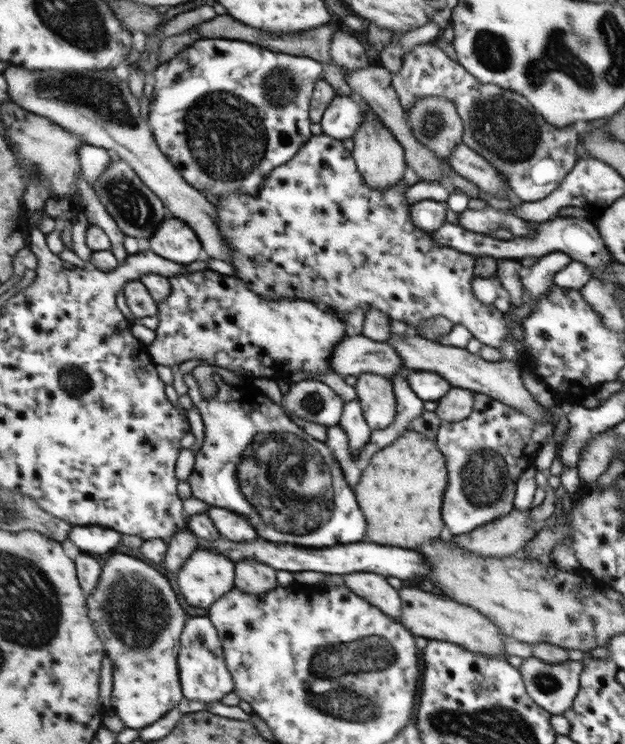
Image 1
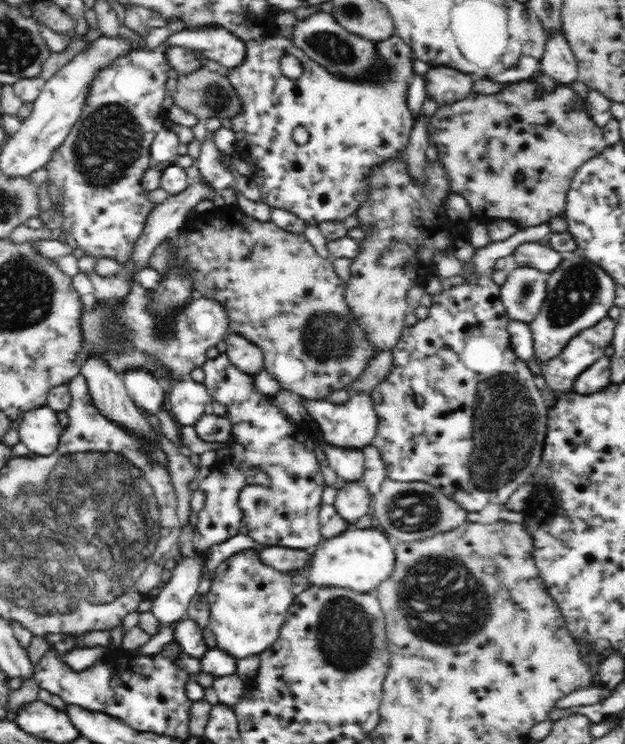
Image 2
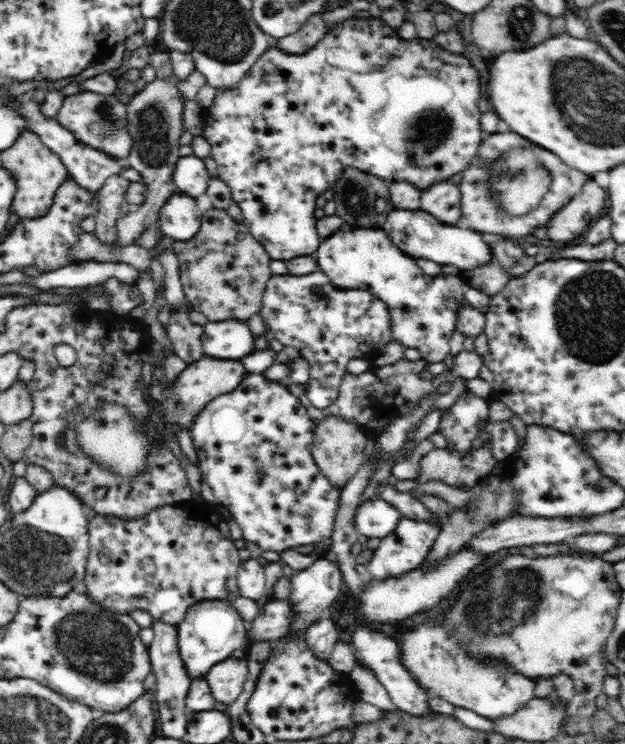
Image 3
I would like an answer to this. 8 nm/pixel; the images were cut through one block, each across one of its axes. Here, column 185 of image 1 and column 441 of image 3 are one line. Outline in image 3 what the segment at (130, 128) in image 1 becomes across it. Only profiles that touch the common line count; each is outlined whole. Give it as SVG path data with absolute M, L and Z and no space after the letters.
M450 177L428 183L421 192L421 207L448 224L456 224L462 215L462 189Z

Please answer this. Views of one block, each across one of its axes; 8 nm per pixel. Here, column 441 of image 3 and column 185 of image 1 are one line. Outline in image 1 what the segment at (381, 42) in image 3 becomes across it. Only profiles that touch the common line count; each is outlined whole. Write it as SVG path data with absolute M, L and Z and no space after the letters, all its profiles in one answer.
M207 38L196 41L194 45L182 51L176 58L170 62L161 63L155 77L155 91L149 110L149 123L155 132L156 140L161 149L170 157L170 160L176 168L185 176L186 180L202 190L210 192L216 196L235 196L238 194L254 194L258 192L258 187L264 182L274 168L281 167L293 158L306 143L309 142L312 132L310 132L310 118L308 118L308 108L310 100L314 95L313 89L316 82L322 78L324 64L310 58L306 55L280 54L279 52L270 52L266 48L260 48L258 44L250 44L244 40L226 40L226 38Z

